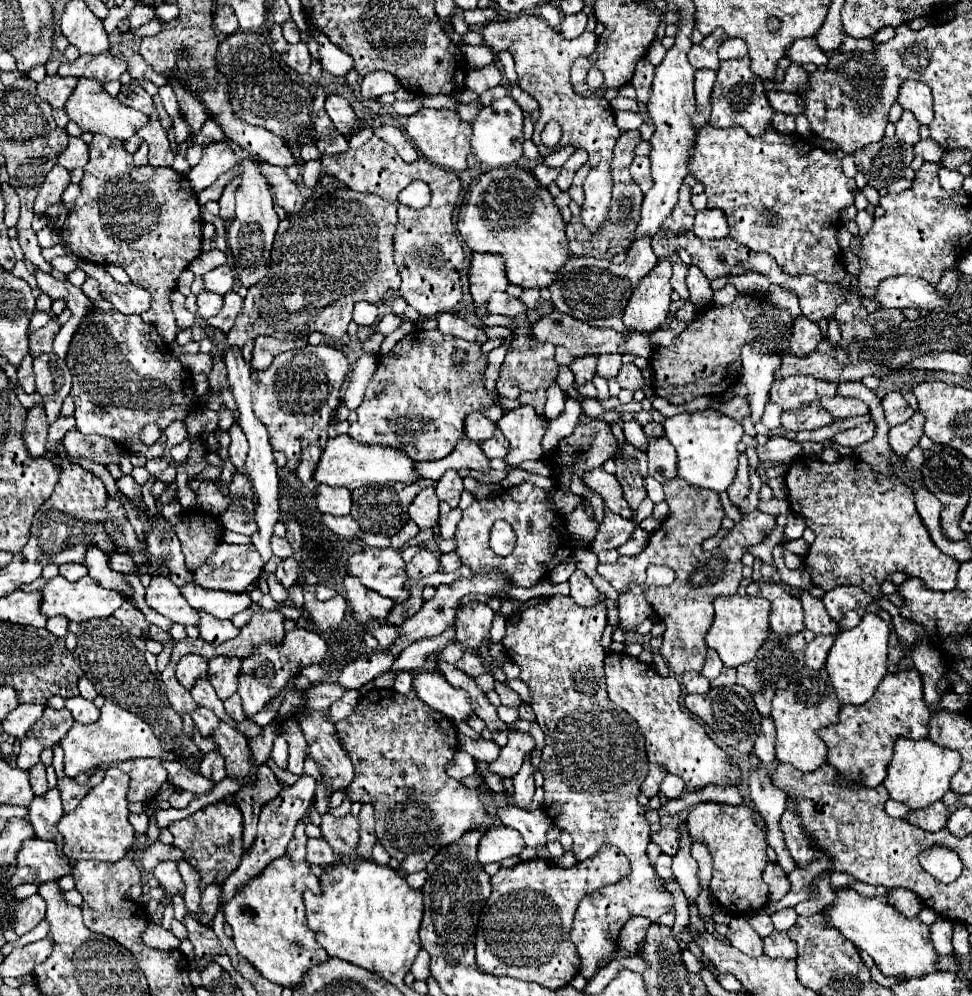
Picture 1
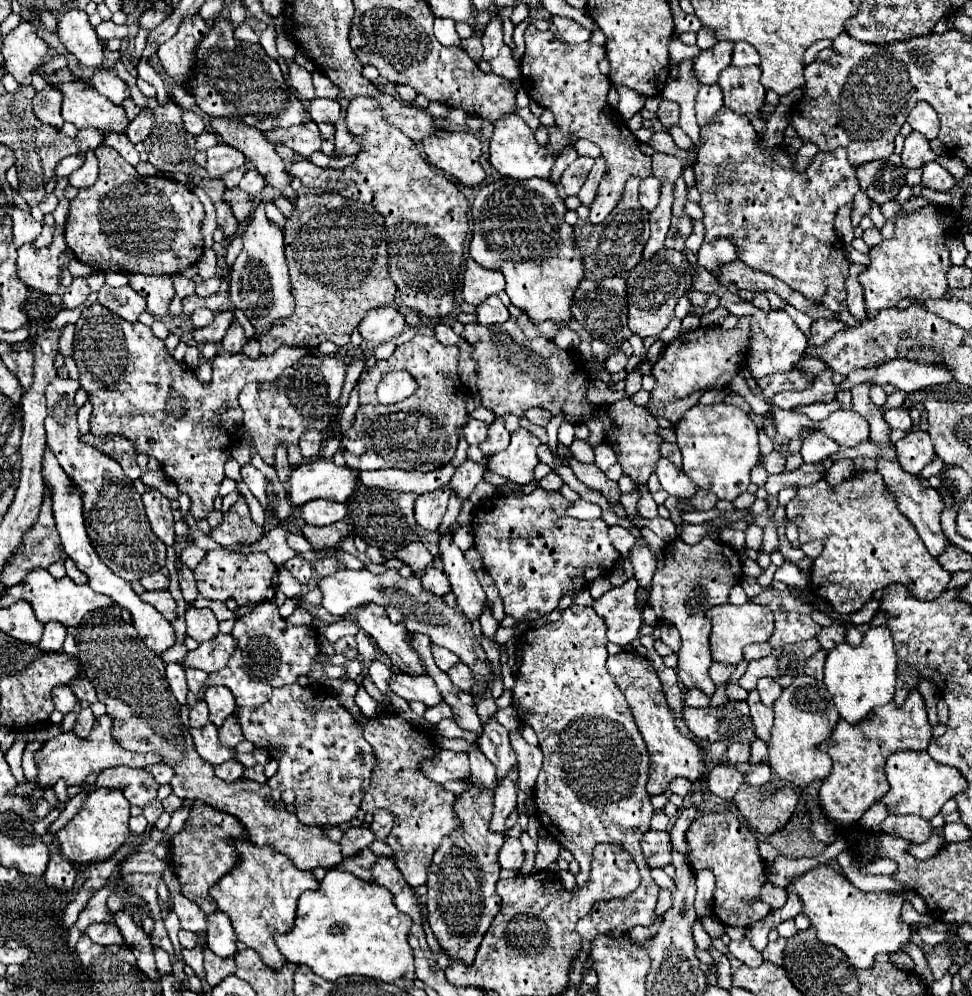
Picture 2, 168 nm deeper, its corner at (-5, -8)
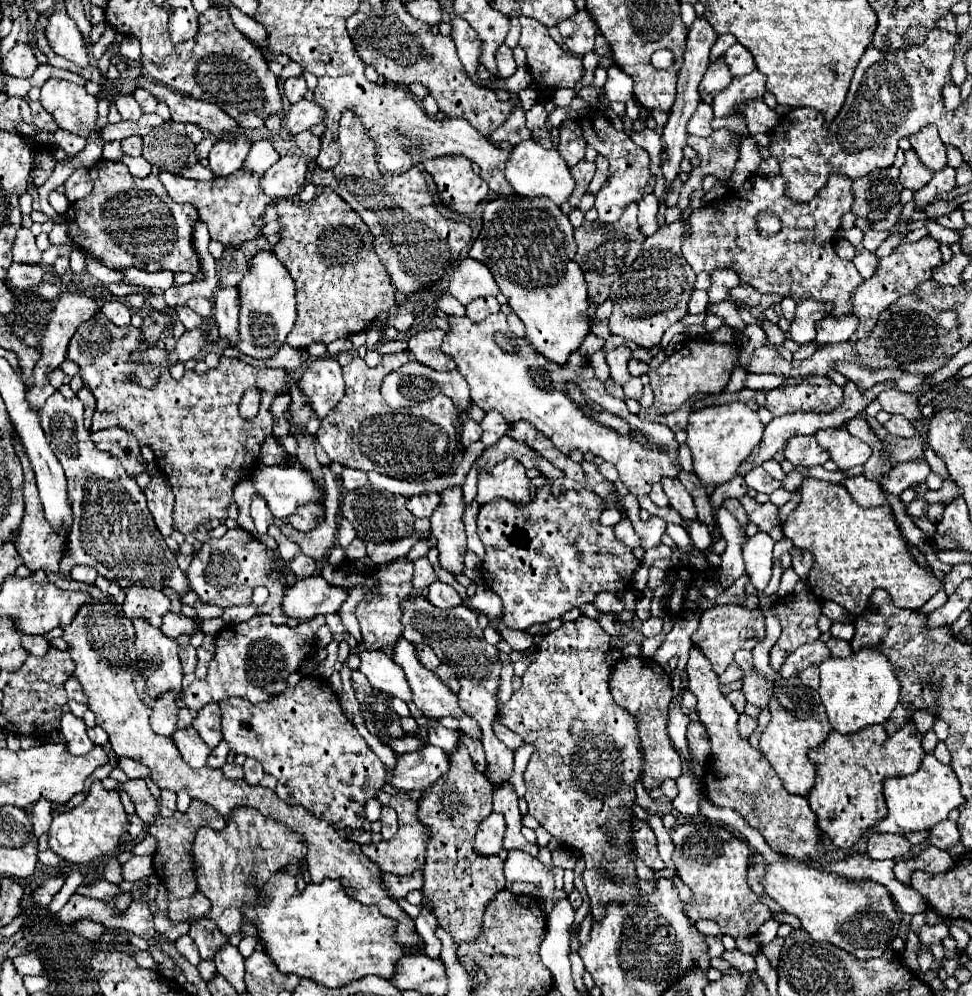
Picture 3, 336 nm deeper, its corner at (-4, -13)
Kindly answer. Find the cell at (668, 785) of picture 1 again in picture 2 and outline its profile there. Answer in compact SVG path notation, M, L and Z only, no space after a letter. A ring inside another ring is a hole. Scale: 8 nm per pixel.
M674 778L674 780L670 782L670 790L672 790L672 794L678 794L678 796L686 798L686 796L694 790L694 786L692 786L692 782L688 782L688 780L684 780L684 778Z

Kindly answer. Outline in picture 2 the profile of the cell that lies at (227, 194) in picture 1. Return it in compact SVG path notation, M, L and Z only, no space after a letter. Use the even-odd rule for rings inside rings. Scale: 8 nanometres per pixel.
M250 168L250 170L246 172L246 176L240 180L240 188L242 188L244 192L248 192L250 196L256 196L264 186L266 186L266 180L260 178L260 172L256 172L254 168Z

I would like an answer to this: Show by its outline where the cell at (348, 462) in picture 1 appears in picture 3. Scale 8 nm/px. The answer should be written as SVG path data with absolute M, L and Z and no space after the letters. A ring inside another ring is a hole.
M259 465L255 469L255 473L251 473L251 481L253 481L257 493L261 493L265 497L271 513L277 519L285 519L285 517L293 515L297 511L297 507L301 507L301 505L319 503L319 501L323 503L325 501L325 489L301 465L287 465L287 467L265 467L265 465Z

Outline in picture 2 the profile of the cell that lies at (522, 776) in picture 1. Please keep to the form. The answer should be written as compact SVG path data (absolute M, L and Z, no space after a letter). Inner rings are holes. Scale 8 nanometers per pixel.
M520 730L510 732L510 744L518 756L518 774L520 774L518 786L522 792L532 792L538 772L542 768L542 750L538 746L530 746L522 738Z

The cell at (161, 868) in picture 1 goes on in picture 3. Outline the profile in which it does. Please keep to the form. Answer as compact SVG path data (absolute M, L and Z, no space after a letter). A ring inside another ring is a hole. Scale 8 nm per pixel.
M199 919L199 921L191 923L189 935L199 949L201 959L213 959L215 951L227 943L227 937L223 937L223 933L219 933L215 921L211 921L211 919Z

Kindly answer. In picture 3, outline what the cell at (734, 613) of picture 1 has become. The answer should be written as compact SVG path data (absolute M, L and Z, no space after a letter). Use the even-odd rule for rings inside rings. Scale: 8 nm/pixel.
M717 605L701 613L697 631L691 635L691 641L701 647L705 657L713 663L713 671L721 675L731 663L733 653L739 649L753 649L765 637L765 615L763 609L747 611L741 605Z

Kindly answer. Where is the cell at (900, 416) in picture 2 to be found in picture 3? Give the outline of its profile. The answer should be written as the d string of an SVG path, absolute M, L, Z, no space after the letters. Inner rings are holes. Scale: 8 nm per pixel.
M891 415L891 419L883 425L889 433L895 433L899 437L911 437L915 435L915 429L913 425L903 417L903 415Z

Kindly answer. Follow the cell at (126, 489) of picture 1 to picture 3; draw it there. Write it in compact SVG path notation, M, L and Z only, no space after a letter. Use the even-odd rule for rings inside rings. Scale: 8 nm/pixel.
M161 471L151 477L151 483L145 487L145 497L157 529L163 537L169 537L173 533L173 493Z

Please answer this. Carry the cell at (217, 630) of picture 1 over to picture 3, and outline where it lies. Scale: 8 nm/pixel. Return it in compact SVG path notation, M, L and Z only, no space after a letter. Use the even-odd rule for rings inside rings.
M167 613L167 617L163 617L163 625L161 625L161 631L167 635L167 637L173 637L177 639L179 635L195 635L195 633L201 633L201 621L199 619L193 619L193 617L183 617L183 615L177 615L177 613Z

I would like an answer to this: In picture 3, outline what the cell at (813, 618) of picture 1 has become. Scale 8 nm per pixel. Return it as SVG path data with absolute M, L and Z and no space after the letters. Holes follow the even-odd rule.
M831 637L831 639L827 641L827 647L829 647L831 655L835 655L835 657L847 657L847 655L853 653L853 649L851 649L851 645L849 645L847 641L835 639L835 637Z

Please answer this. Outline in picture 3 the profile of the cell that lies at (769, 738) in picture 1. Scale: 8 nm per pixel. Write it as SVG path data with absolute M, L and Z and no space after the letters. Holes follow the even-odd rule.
M751 671L749 675L743 677L743 693L751 705L767 709L769 699L773 695L773 685L767 685L767 681L761 681L761 677L755 671Z

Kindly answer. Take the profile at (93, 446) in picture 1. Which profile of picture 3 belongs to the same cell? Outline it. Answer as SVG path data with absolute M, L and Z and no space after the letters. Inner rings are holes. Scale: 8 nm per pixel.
M105 429L91 433L91 441L95 443L97 449L113 453L123 463L127 475L137 477L139 473L145 471L145 461L141 457L139 443L131 433L123 429Z

